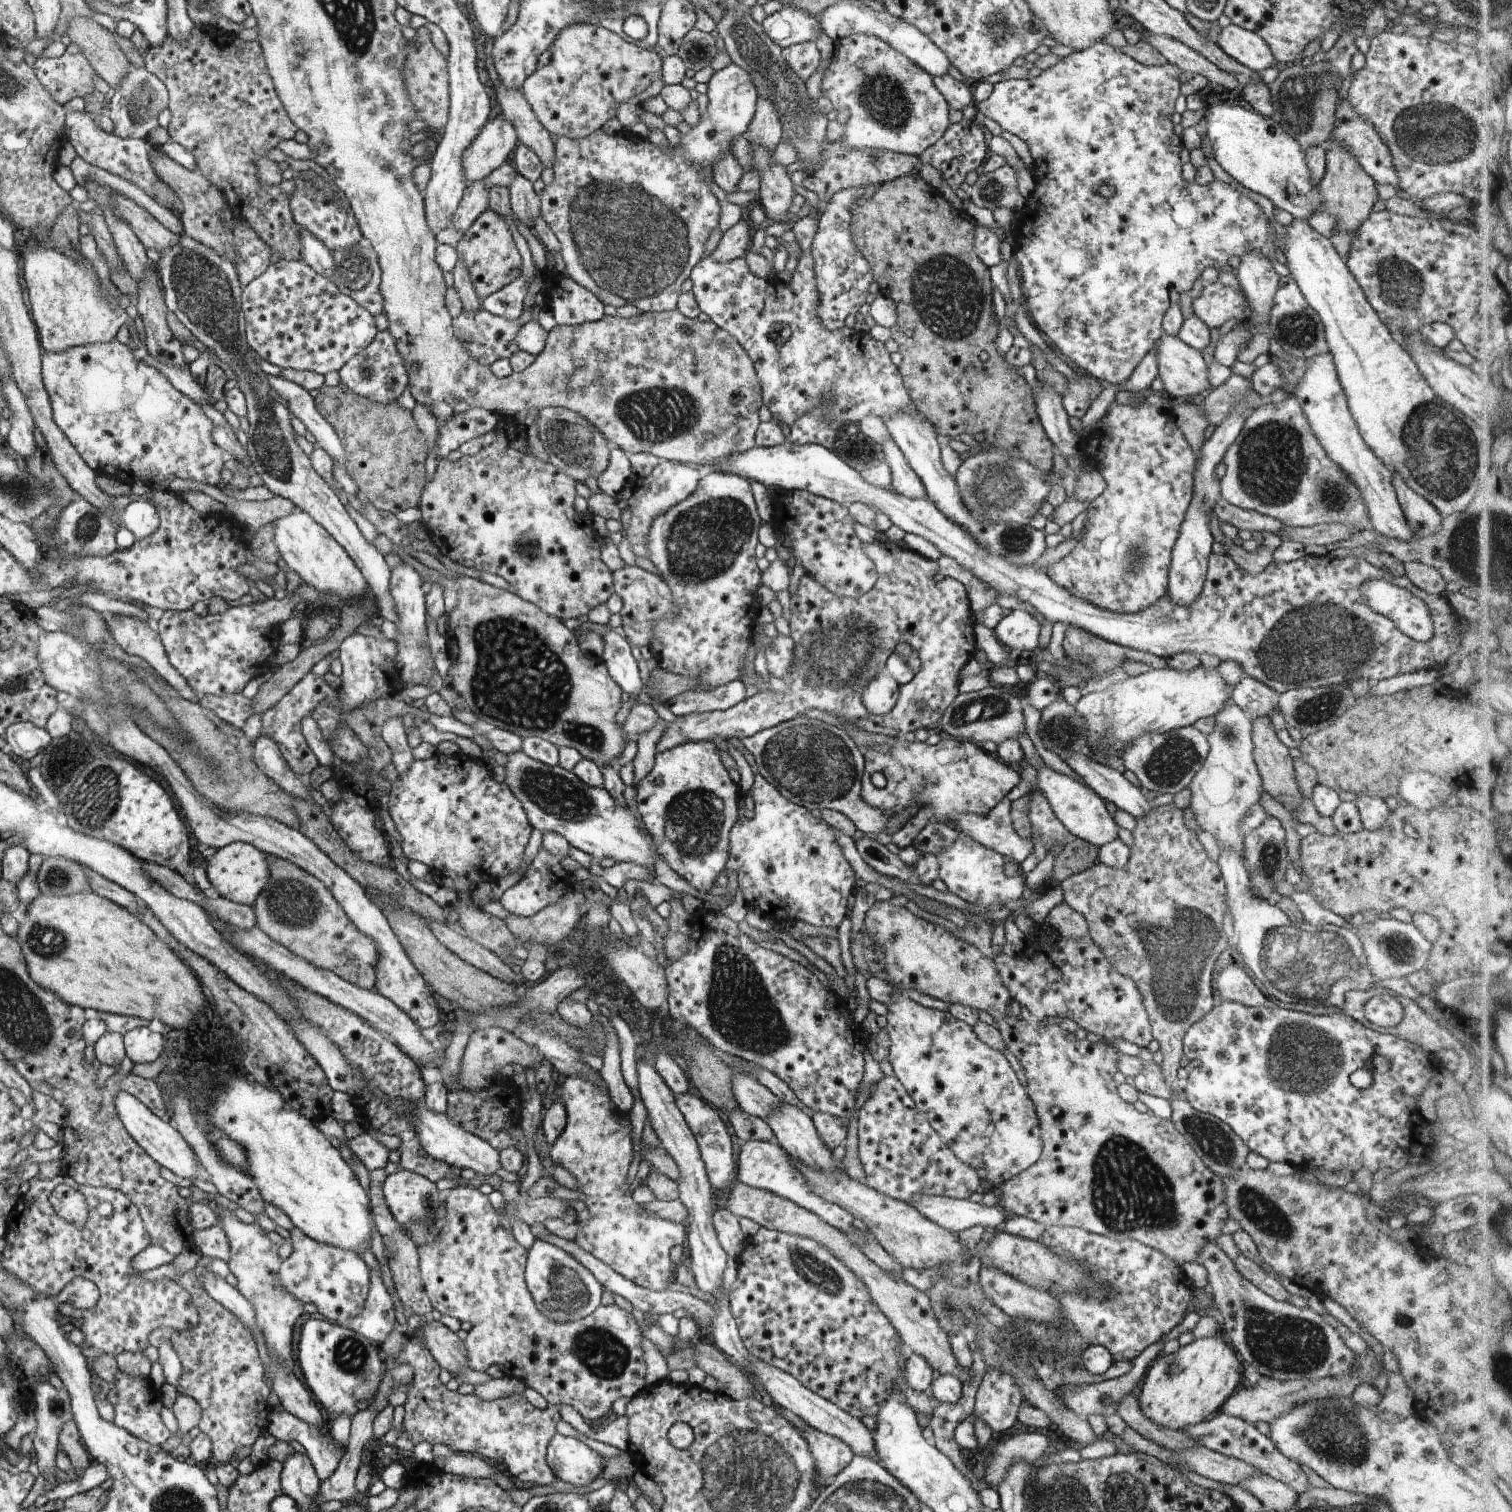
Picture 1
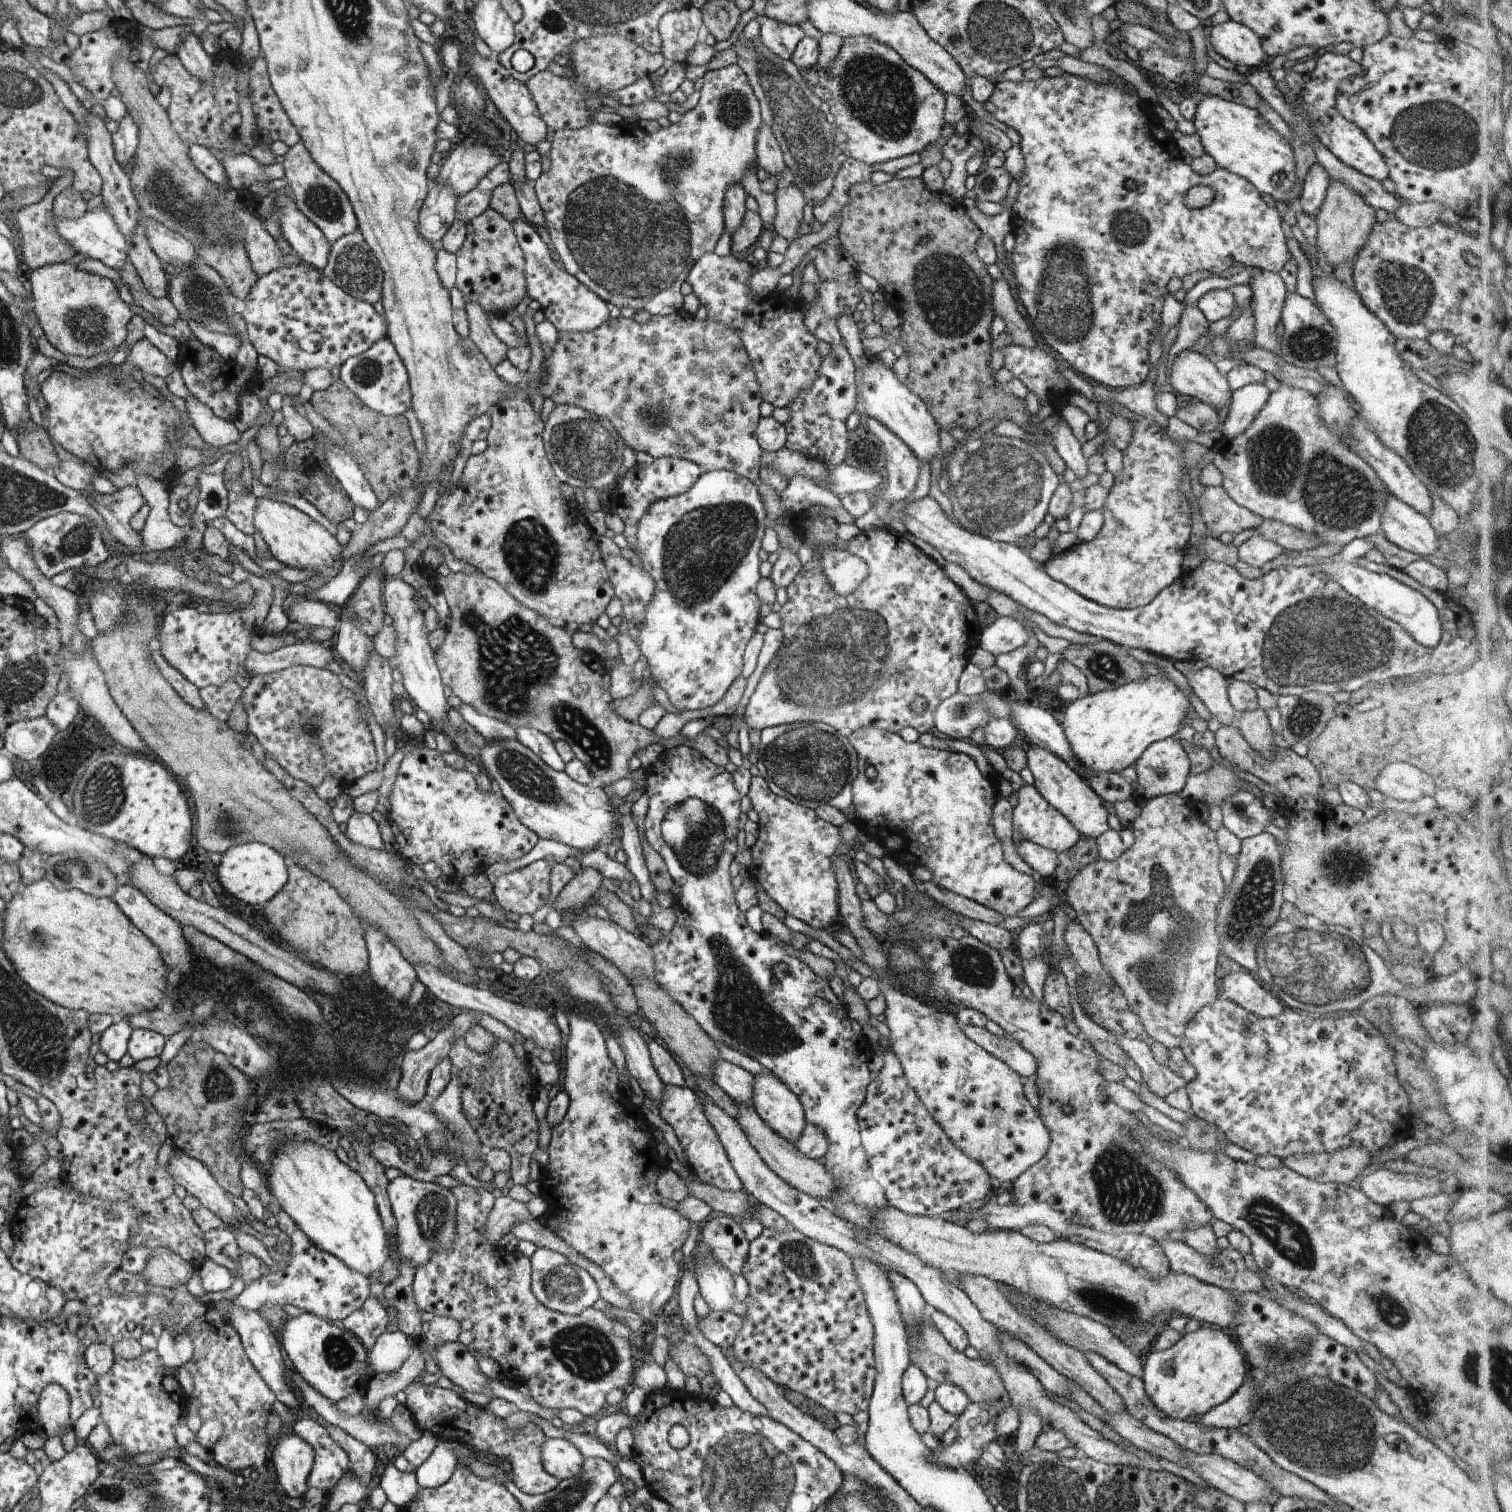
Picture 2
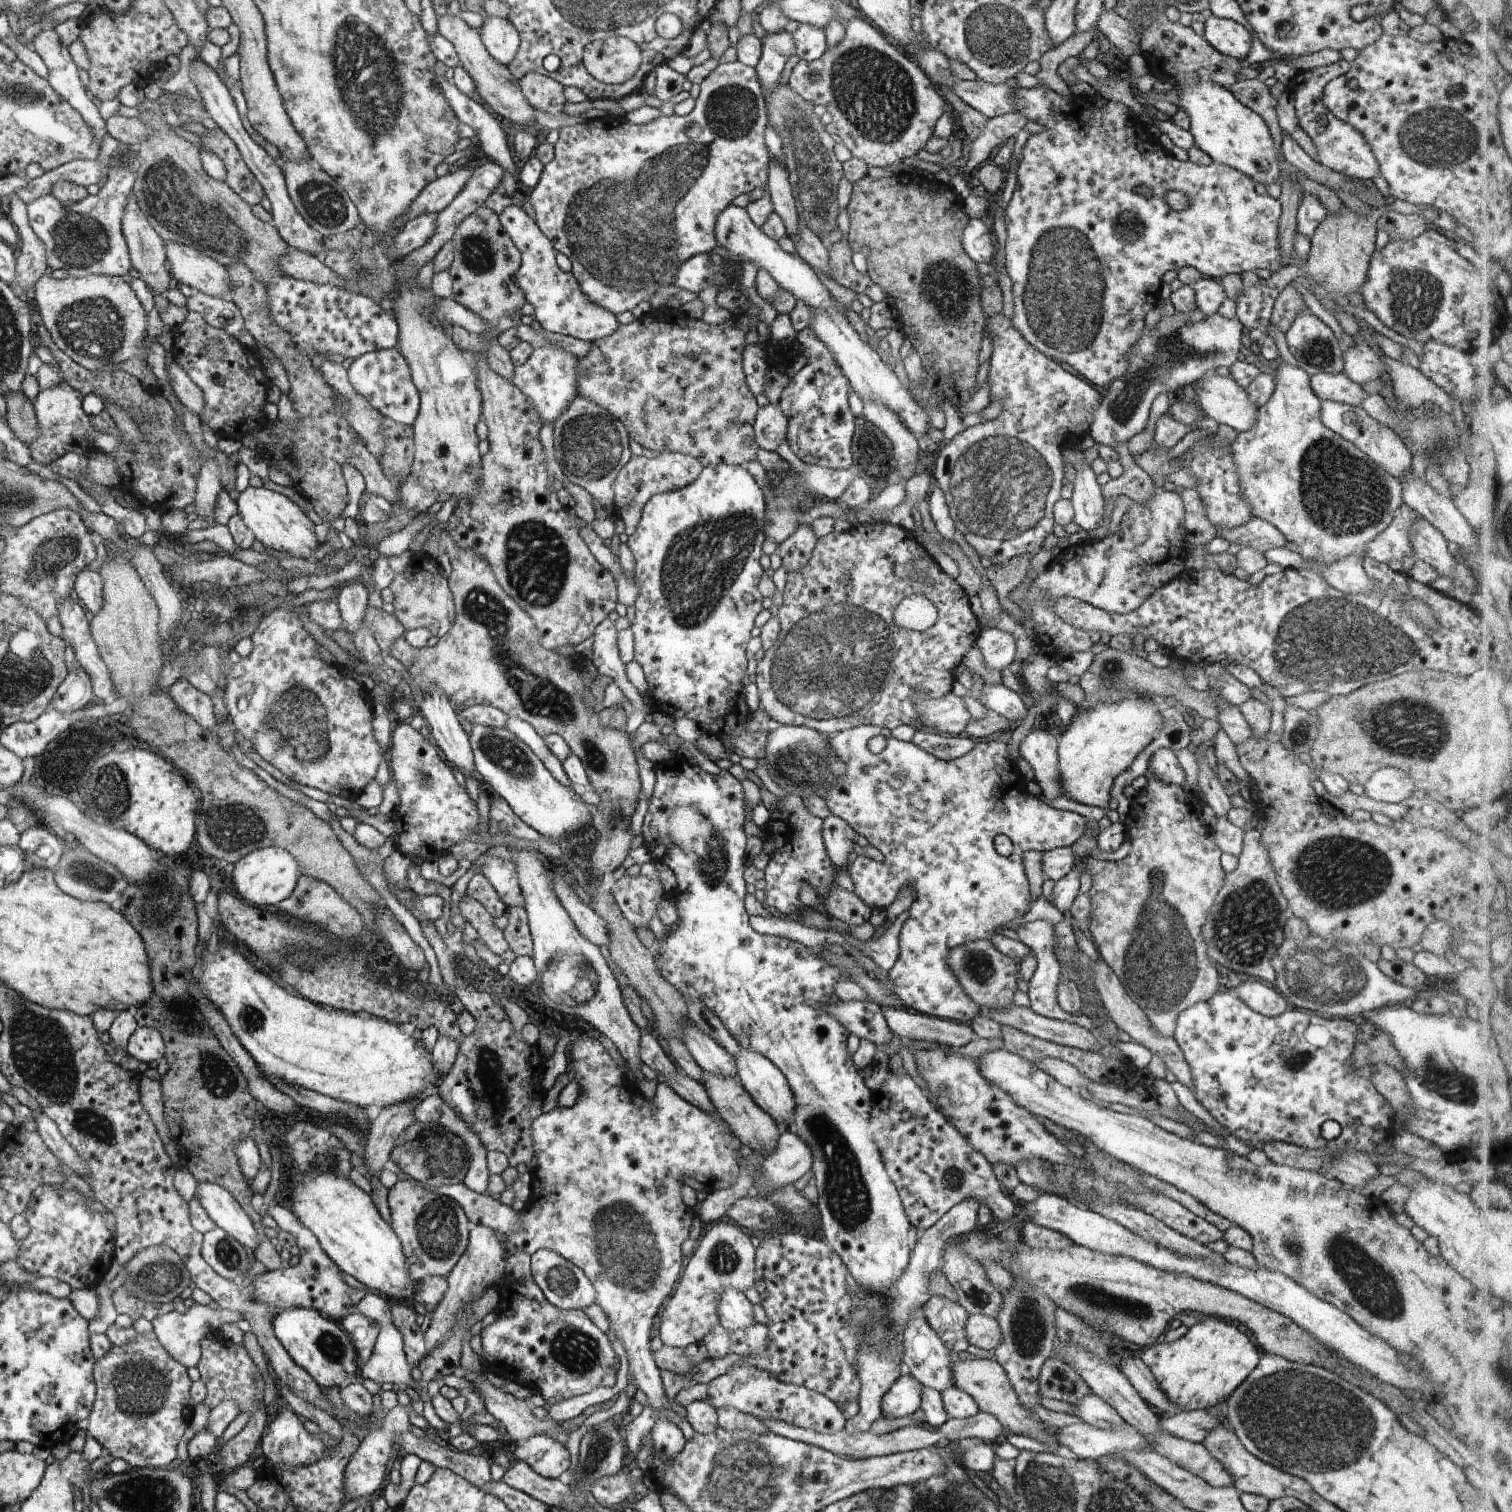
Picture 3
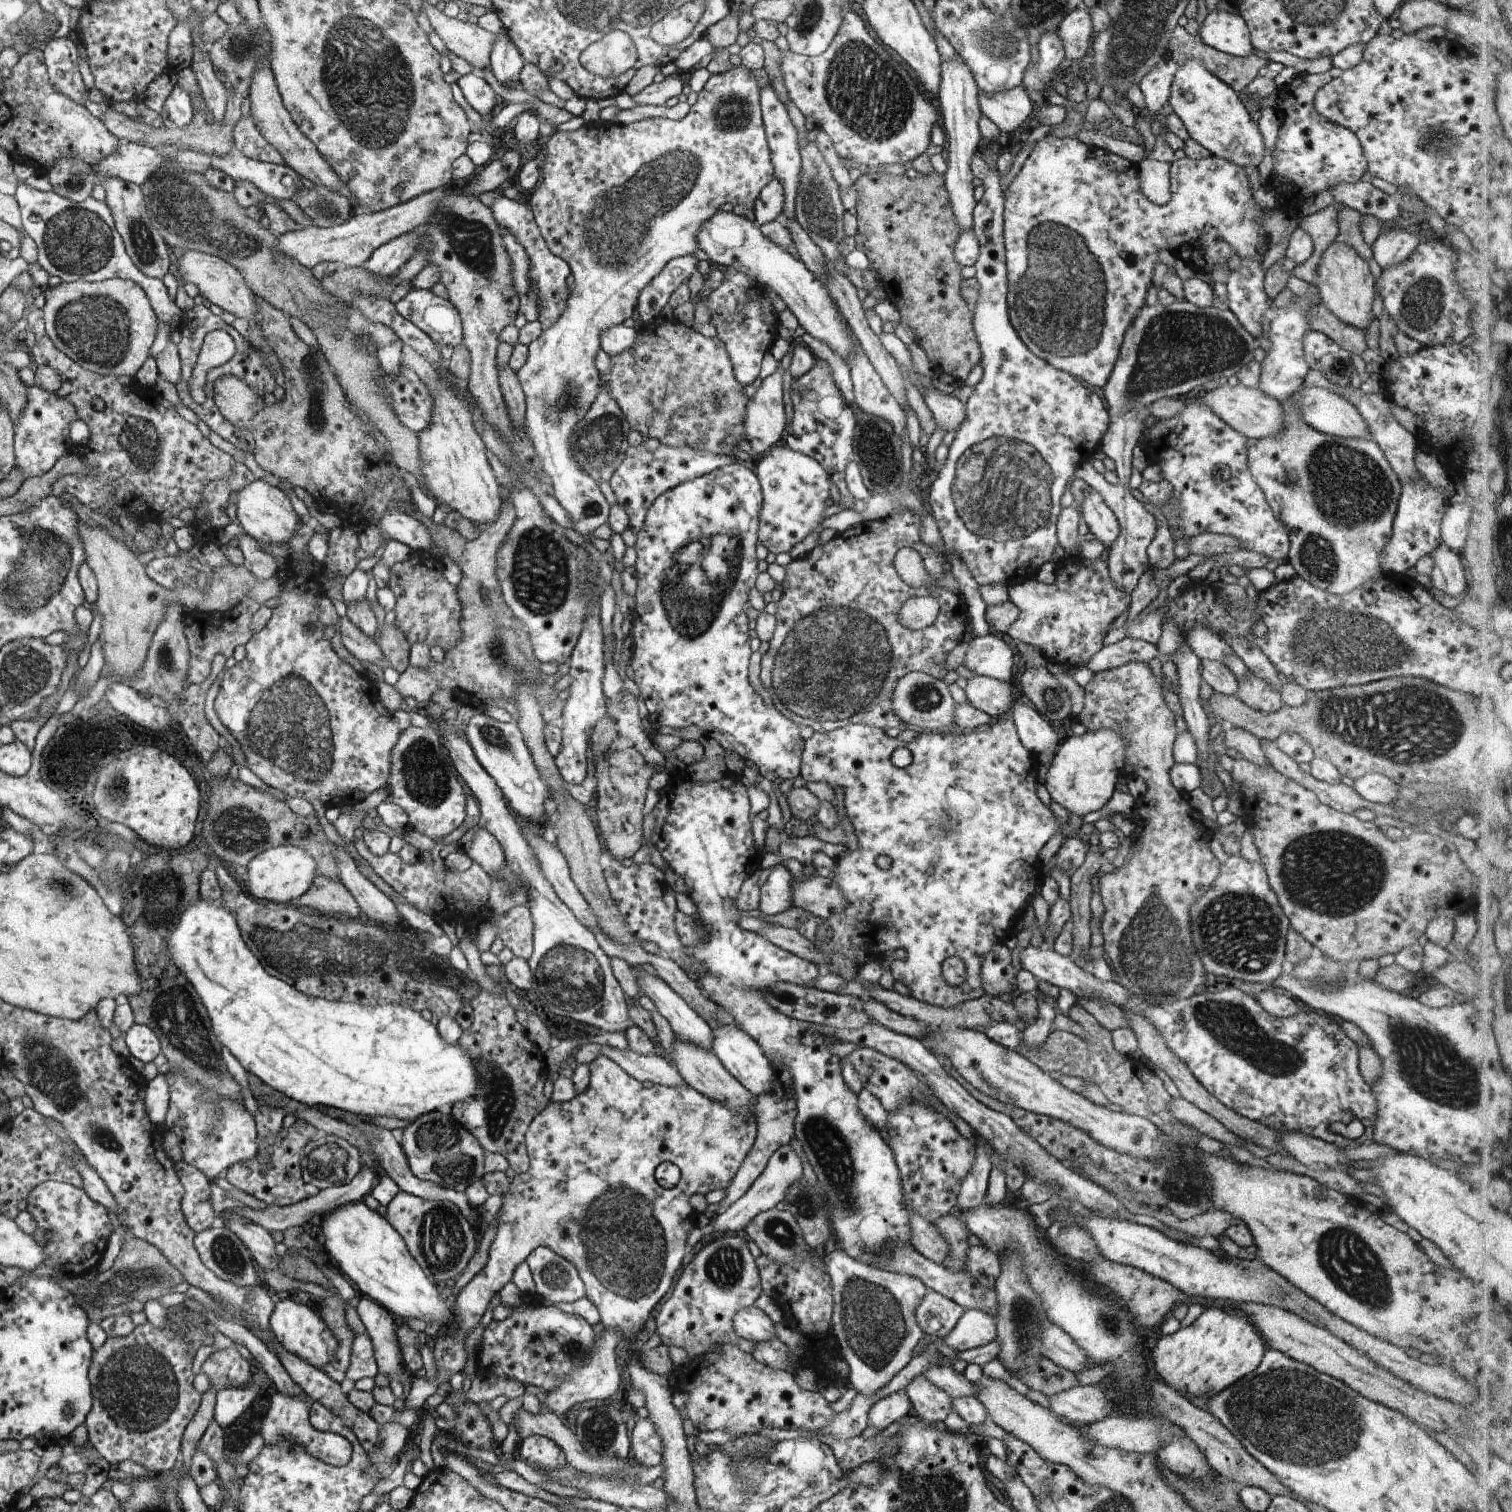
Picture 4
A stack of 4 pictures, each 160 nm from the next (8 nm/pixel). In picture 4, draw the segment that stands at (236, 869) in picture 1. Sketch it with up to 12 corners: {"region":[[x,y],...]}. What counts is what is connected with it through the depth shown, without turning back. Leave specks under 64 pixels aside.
{"region":[[292,845],[257,854],[243,881],[286,905],[307,892],[320,860]]}

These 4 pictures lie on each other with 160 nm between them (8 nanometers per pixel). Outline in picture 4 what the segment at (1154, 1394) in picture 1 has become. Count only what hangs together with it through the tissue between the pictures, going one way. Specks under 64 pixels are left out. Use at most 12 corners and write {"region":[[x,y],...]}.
{"region":[[1205,1308],[1148,1352],[1152,1373],[1205,1400],[1268,1348],[1242,1310]]}

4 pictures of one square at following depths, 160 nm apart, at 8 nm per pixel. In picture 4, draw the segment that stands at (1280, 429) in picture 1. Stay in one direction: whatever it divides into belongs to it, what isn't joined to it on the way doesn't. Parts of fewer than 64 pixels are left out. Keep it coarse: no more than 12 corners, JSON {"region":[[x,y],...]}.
{"region":[[1292,395],[1248,470],[1296,575],[1334,598],[1384,575],[1401,482],[1372,438]]}

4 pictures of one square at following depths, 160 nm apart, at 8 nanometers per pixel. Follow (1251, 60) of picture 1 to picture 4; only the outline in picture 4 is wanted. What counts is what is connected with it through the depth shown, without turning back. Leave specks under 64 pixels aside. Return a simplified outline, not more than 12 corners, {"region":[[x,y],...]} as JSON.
{"region":[[1216,8],[1198,33],[1204,43],[1237,57],[1255,52],[1239,14]]}

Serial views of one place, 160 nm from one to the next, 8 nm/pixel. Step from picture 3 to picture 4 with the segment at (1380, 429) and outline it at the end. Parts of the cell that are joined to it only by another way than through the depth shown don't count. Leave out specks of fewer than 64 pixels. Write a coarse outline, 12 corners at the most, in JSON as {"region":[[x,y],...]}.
{"region":[[1319,387],[1292,394],[1314,430],[1372,438],[1352,403]]}

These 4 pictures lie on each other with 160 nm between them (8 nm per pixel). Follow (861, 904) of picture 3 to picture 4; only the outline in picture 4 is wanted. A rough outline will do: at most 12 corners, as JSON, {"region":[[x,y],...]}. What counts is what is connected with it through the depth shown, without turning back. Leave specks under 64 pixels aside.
{"region":[[830,877],[792,883],[793,906],[821,920],[847,907]]}

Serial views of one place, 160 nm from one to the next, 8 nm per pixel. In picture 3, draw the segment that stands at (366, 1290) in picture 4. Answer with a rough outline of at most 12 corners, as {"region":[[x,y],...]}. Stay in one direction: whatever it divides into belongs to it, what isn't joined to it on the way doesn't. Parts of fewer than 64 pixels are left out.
{"region":[[313,1170],[291,1210],[342,1271],[412,1301],[401,1239],[348,1177]]}

